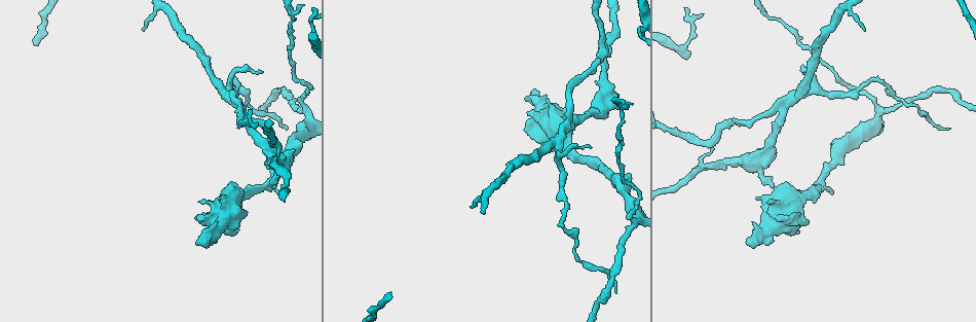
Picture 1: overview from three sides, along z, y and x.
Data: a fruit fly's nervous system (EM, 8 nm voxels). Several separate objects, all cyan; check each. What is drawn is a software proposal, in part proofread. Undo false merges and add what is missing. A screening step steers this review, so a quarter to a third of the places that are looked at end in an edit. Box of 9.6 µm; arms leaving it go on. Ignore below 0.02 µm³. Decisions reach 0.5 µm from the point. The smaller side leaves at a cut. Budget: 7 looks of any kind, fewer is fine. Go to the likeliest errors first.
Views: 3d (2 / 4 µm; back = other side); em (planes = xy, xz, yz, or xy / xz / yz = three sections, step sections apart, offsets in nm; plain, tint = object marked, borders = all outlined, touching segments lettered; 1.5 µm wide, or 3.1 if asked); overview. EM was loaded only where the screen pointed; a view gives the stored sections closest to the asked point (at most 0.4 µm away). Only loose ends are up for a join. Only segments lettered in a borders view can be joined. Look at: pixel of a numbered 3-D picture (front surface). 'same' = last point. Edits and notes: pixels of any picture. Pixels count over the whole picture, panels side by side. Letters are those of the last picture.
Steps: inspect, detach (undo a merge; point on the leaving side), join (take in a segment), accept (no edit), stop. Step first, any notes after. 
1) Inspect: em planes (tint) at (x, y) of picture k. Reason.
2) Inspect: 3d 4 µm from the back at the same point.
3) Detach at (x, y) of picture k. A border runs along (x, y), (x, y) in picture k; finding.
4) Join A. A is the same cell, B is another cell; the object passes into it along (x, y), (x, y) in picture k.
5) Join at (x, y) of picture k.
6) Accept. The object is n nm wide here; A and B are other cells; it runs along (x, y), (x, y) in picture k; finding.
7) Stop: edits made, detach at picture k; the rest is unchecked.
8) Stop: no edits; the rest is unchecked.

Inspect: em xy step 4 (tint) at (701, 166) of picture 1. Branch point.

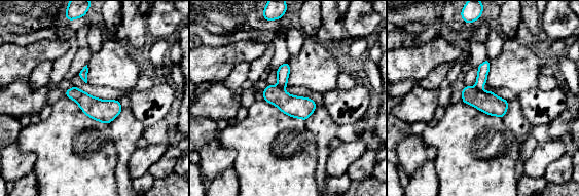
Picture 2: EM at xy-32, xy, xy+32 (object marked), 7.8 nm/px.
Inspect: em planes (borders) at the same point. Another direction.

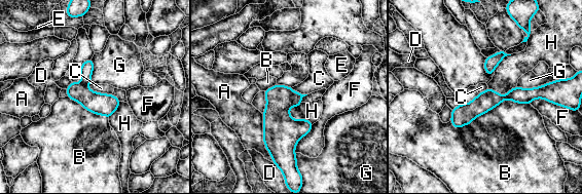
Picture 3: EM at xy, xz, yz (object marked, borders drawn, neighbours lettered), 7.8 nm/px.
Detach at (86, 69) of picture 3. A, B, C, D, E, F, G and H are other cells; a border runs along (81, 82), (85, 85) in picture 3; two cells meet here.

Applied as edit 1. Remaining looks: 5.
Inspect: overview.

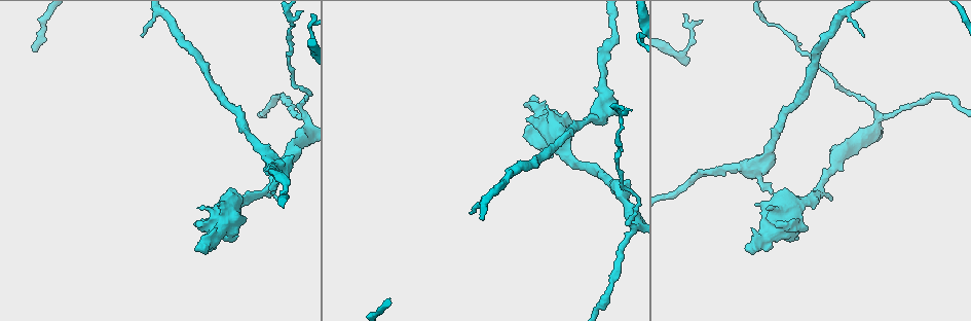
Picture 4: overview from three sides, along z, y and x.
Inspect: 3d 4 µm at (525, 118) of picture 4.

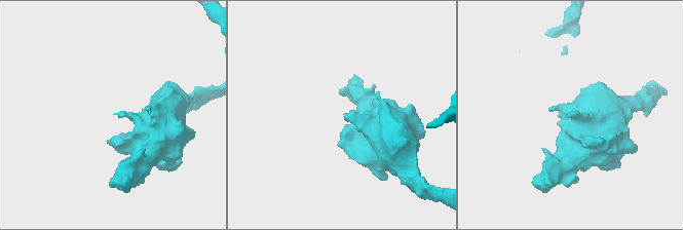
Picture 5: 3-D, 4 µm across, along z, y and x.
Inspect: em yz step 4 (tint) at (571, 116) of picture 5.

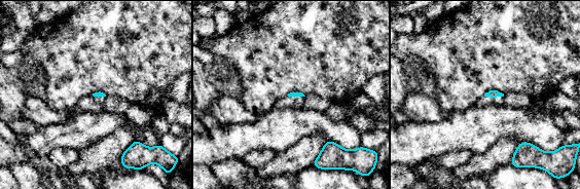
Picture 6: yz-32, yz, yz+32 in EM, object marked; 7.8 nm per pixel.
Inspect: em planes (borders) at the same point.

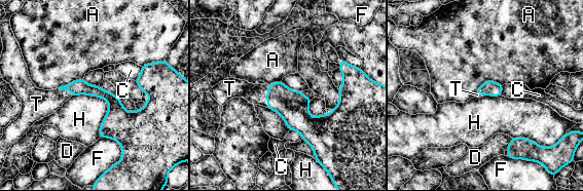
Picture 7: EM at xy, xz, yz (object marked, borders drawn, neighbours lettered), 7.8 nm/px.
Join T. The object is 110 nm wide here; T is the same cell, A, C, D, F and H are other cells; the object passes into it along (292, 106), (266, 97), (255, 93) in picture 7; the cell continues.

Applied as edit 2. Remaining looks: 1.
Stop: edits made, detach at picture 3, join at picture 7; the rest is unchecked.

